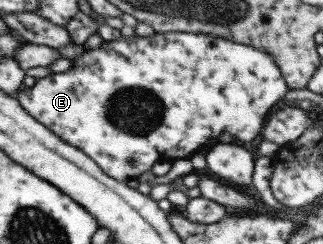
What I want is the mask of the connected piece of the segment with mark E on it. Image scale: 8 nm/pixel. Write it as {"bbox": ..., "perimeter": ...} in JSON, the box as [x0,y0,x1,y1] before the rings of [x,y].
{"bbox":[18,32,289,182],"perimeter":[[[189,32],[157,33],[152,37],[121,37],[113,41],[103,41],[96,49],[85,49],[84,52],[71,59],[74,64],[70,70],[61,73],[51,73],[46,77],[38,78],[37,83],[30,88],[25,87],[18,93],[19,105],[26,110],[36,121],[53,131],[62,141],[81,149],[90,159],[93,159],[102,168],[106,175],[123,182],[126,179],[138,178],[142,173],[150,171],[158,162],[173,162],[177,159],[190,159],[195,153],[203,149],[208,139],[218,138],[222,133],[232,135],[237,143],[244,143],[256,139],[261,133],[270,109],[277,101],[286,96],[289,91],[280,68],[274,62],[272,54],[264,52],[254,46],[242,45],[238,42],[228,41],[222,37],[214,38],[208,34]]]}

